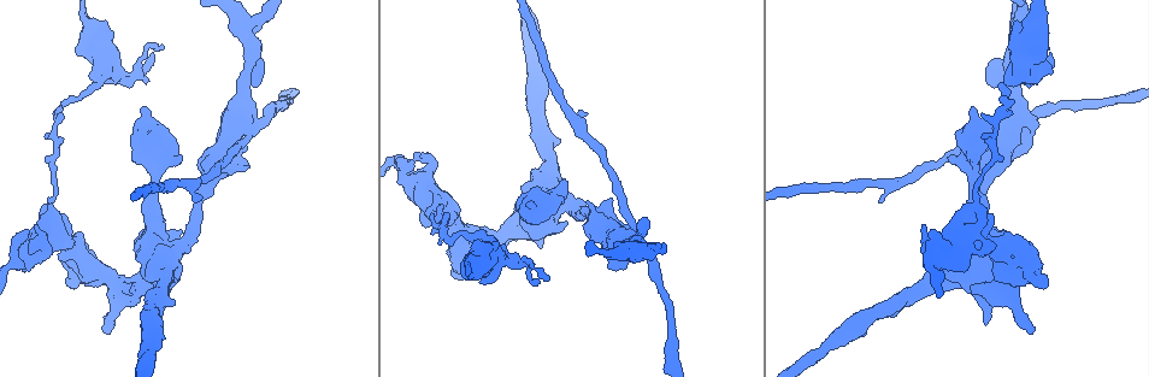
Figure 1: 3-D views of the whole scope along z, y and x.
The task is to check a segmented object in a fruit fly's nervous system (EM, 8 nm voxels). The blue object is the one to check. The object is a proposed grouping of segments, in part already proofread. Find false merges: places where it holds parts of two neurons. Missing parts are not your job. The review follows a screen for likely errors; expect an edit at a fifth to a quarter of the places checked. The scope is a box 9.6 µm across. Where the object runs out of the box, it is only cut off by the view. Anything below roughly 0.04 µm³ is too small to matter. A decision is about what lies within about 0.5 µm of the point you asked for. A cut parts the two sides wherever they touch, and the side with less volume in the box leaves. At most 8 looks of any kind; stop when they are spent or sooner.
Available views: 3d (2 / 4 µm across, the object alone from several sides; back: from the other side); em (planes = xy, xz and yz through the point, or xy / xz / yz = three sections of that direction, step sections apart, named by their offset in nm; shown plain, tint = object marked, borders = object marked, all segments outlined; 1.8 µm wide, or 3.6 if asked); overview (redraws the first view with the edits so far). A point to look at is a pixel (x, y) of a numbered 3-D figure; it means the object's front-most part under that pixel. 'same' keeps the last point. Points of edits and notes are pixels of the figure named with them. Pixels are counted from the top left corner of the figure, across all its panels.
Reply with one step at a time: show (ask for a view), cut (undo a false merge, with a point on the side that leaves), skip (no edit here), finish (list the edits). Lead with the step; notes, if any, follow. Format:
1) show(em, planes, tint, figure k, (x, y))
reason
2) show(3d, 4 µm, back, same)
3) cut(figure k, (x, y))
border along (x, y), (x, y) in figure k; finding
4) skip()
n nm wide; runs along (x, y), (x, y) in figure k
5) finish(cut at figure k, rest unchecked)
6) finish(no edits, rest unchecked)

show(em, planes, tint, figure 1, (246, 36))
three arms meet

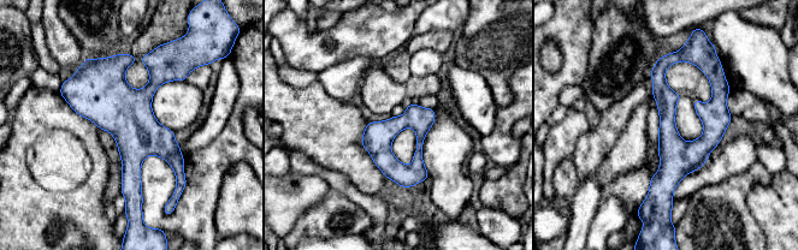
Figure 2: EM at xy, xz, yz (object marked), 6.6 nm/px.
skip()
runs along (681, 54), (660, 69), (662, 197) in figure 2; one neuron here

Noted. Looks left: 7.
show(em, xy, step 16, tint, figure 1, (549, 204))
sharp bend

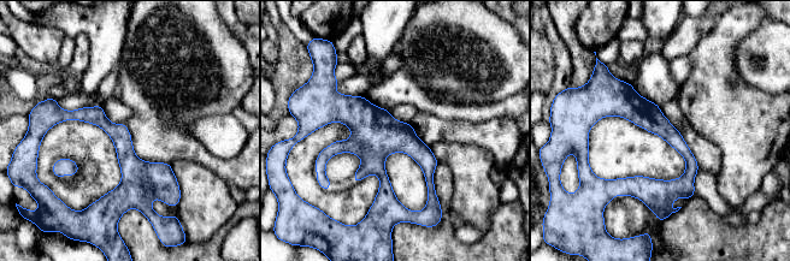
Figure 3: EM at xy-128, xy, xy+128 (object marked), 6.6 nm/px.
skip()
runs along (619, 83), (690, 160), (659, 205) in figure 3; all the same neuron

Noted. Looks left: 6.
show(em, yz, step 8, tint, figure 1, (108, 74))
abrupt turn

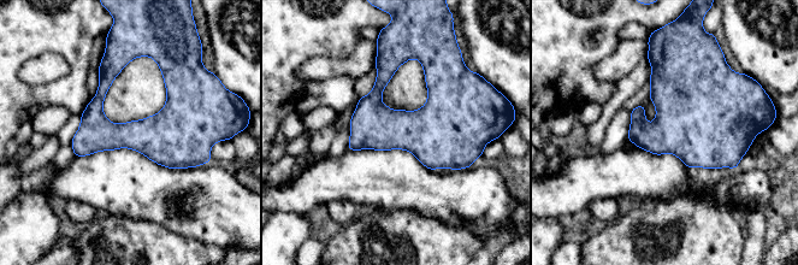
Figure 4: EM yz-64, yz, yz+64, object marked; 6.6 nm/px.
show(em, planes, tint, same)
cut it another way

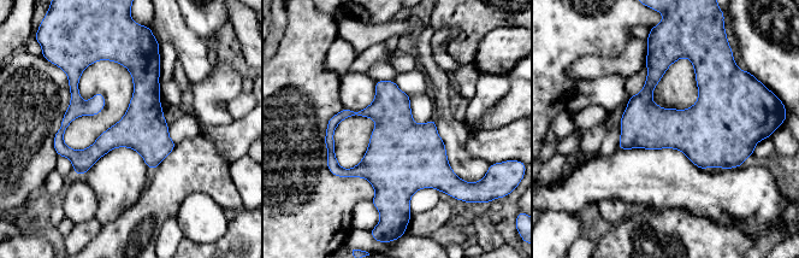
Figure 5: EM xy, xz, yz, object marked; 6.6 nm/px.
skip()
runs along (122, 60), (141, 76), (141, 110), (78, 171) in figure 5; one neuron here

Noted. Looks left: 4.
show(3d, 4 µm, back, figure 1, (962, 254))

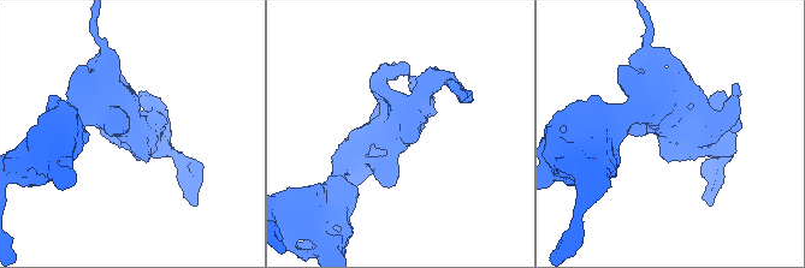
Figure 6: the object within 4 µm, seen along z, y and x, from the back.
show(em, planes, tint, figure 6, (669, 136))
now the EM

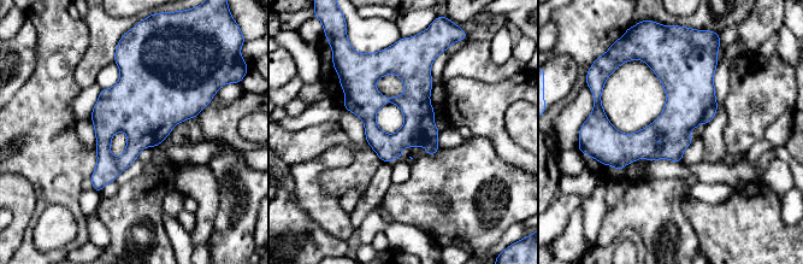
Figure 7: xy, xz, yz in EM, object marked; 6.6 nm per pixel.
skip()
continuous, no second neuron

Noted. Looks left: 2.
finish(no edits, rest unchecked)

